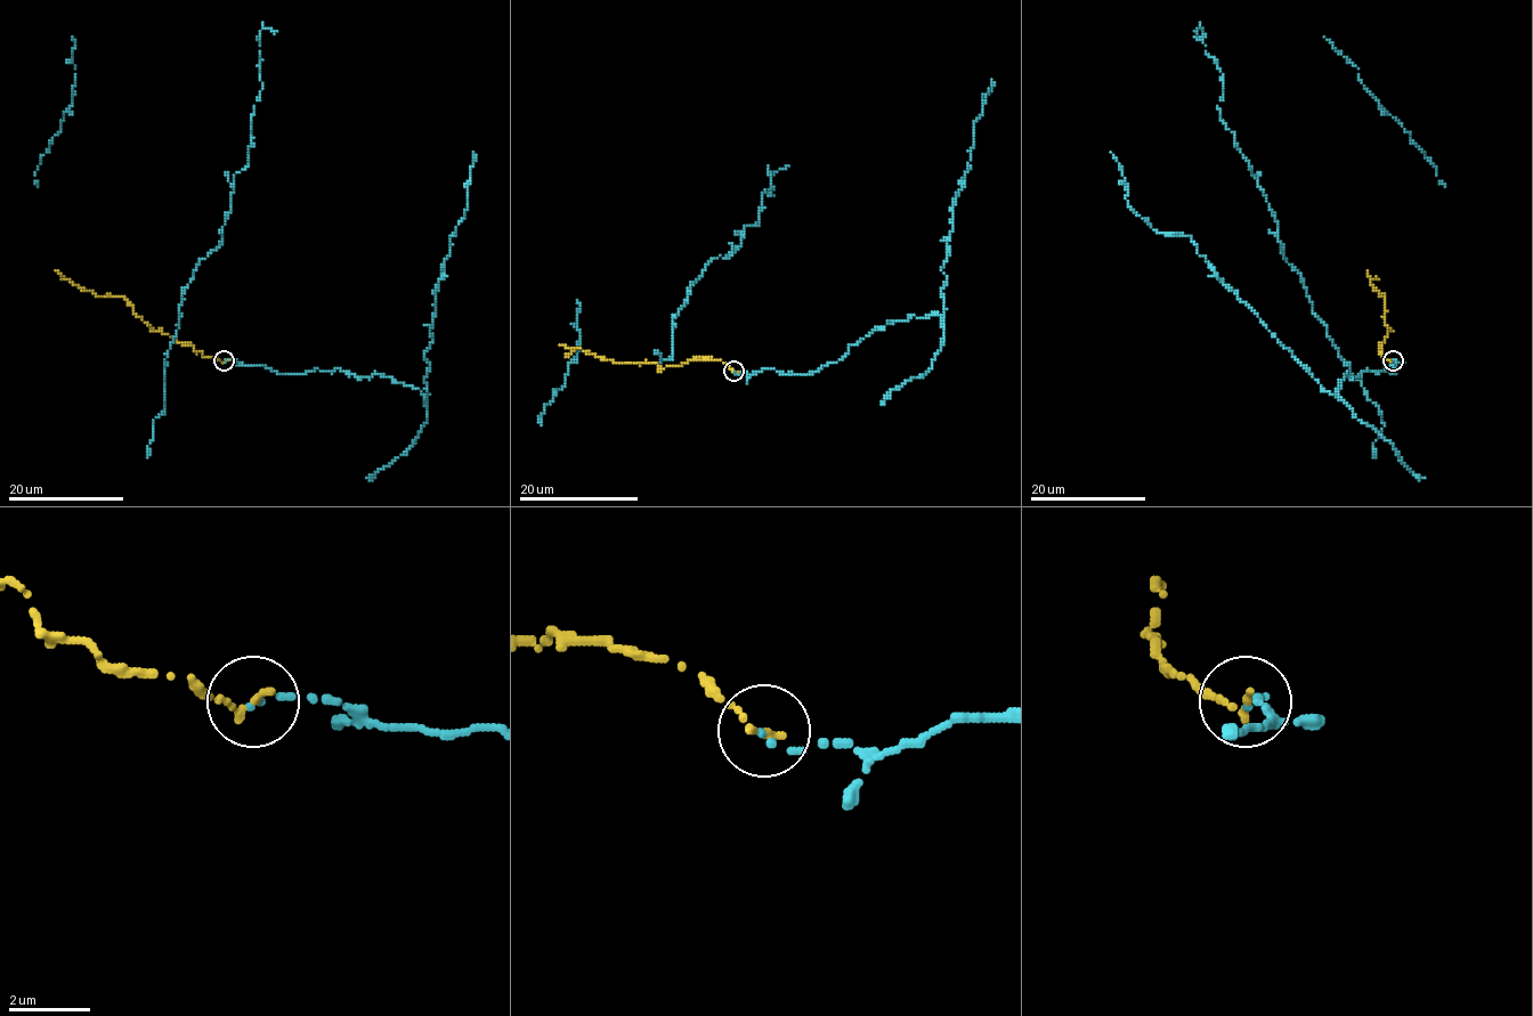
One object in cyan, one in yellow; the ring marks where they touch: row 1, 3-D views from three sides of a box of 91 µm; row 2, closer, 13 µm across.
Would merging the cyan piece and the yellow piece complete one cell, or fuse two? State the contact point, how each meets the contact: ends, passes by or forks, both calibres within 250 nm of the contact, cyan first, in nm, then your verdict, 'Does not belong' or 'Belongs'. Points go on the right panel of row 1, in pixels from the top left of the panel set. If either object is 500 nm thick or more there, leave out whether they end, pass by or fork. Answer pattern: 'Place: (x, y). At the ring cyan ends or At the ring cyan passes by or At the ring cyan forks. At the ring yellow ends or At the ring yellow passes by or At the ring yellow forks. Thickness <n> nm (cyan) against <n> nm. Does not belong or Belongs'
Place: (1393, 360). At the ring cyan ends. At the ring yellow ends. Thickness 140 nm (cyan) against 200 nm. Belongs

